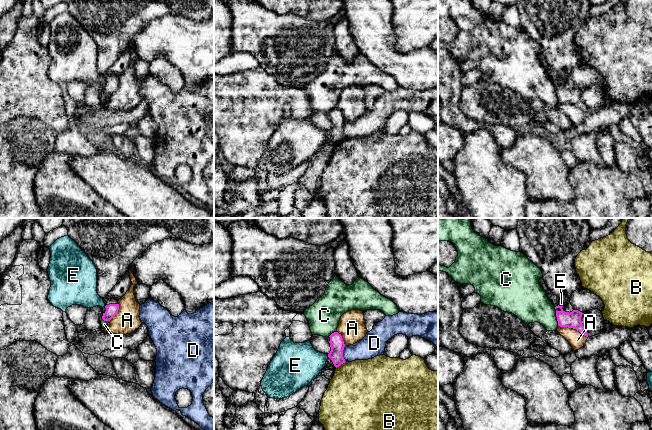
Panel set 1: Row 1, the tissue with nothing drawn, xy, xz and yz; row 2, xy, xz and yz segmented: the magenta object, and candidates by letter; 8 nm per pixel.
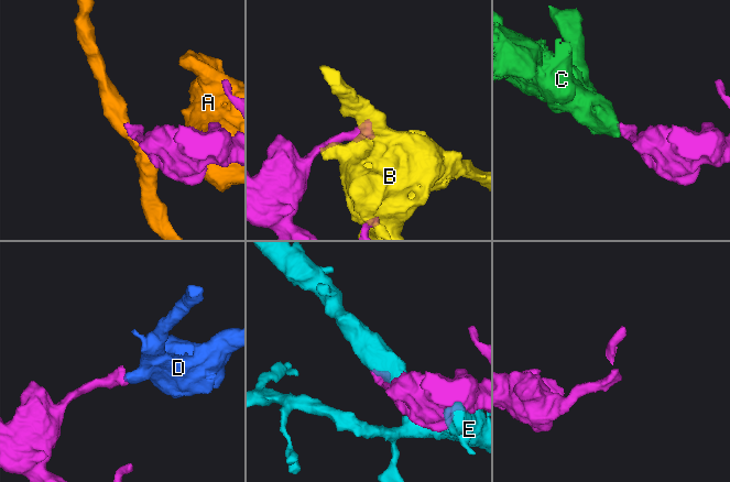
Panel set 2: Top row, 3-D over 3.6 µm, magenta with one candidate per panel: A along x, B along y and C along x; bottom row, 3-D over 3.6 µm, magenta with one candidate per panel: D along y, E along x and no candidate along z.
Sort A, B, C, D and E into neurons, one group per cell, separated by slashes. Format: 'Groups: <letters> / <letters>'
Groups: A / B / C / D / E

